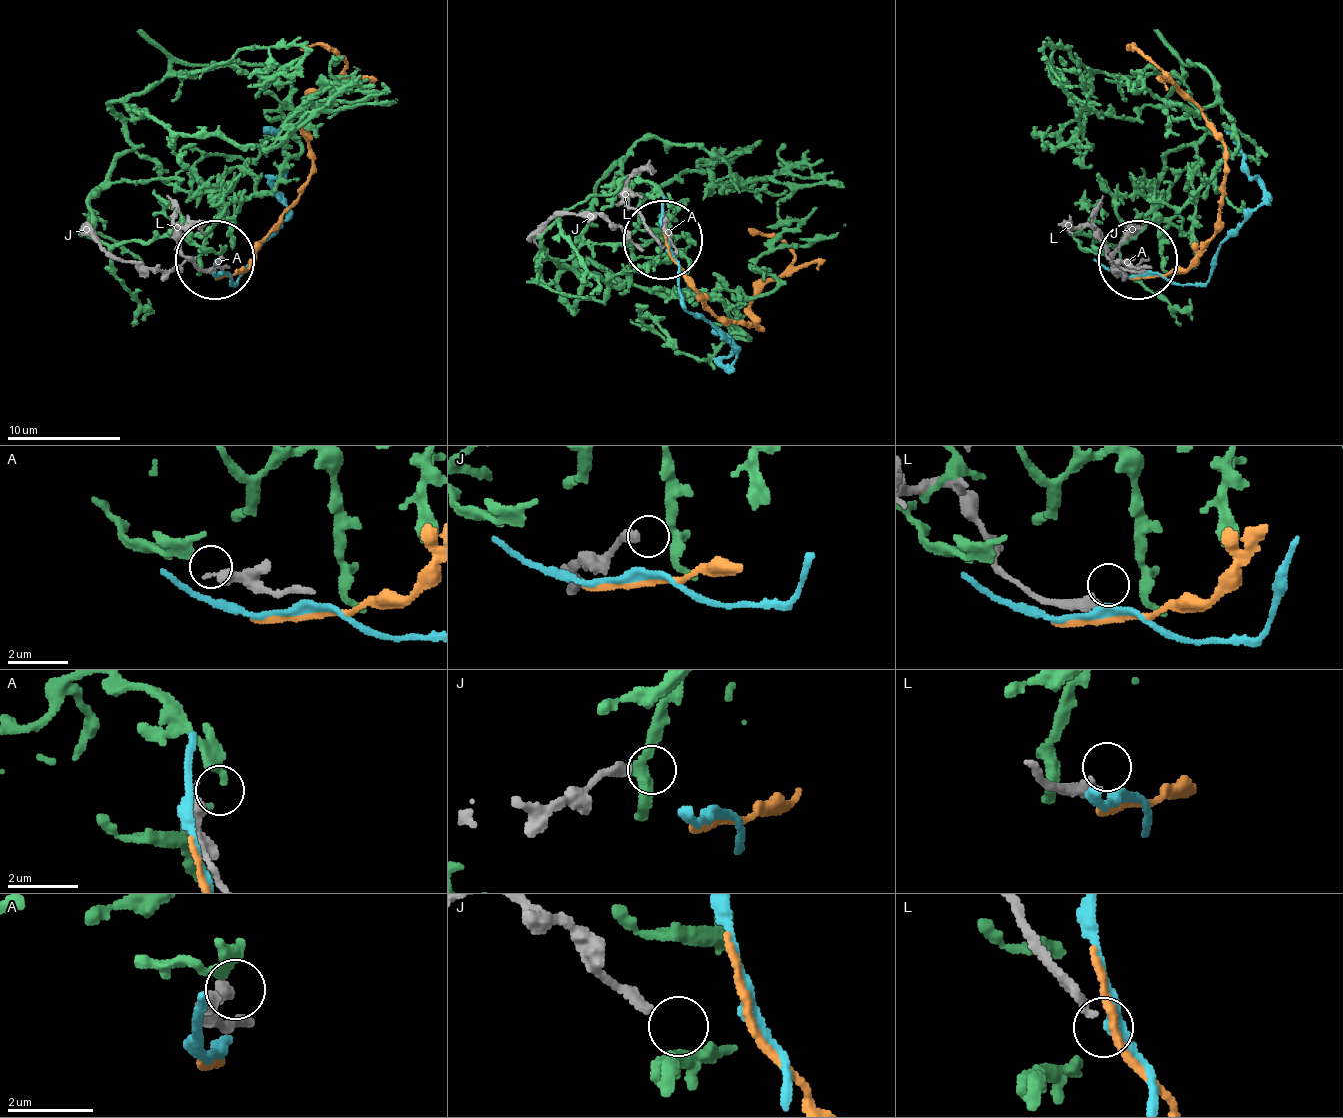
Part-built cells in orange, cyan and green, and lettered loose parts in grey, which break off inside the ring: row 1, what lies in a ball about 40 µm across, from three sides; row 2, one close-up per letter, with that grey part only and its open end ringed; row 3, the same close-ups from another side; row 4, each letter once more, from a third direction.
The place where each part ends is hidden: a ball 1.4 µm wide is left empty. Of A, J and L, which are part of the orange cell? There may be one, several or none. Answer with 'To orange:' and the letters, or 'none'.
To orange: none

